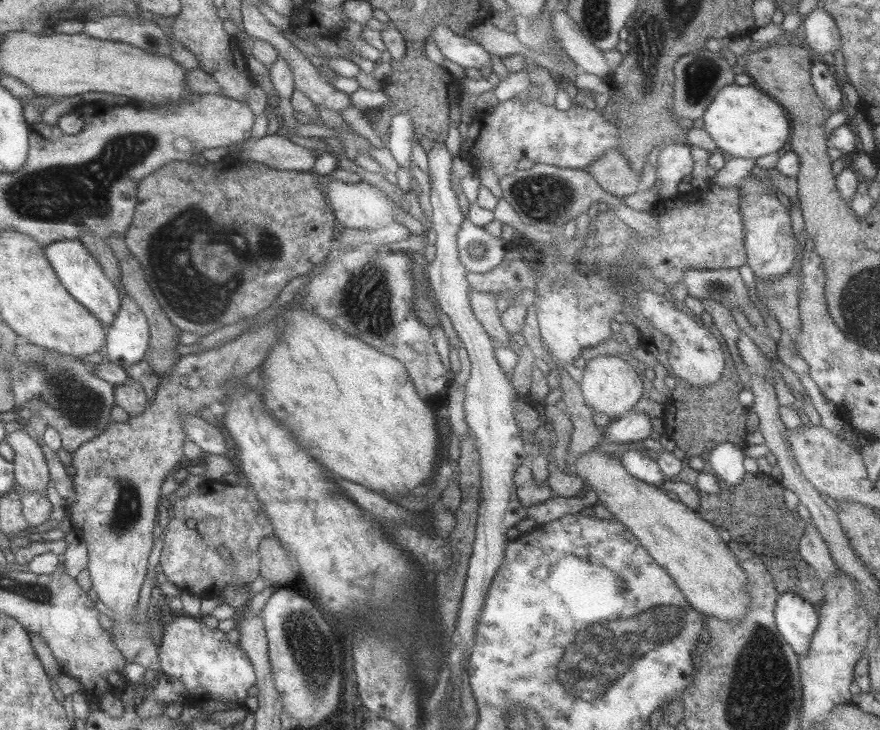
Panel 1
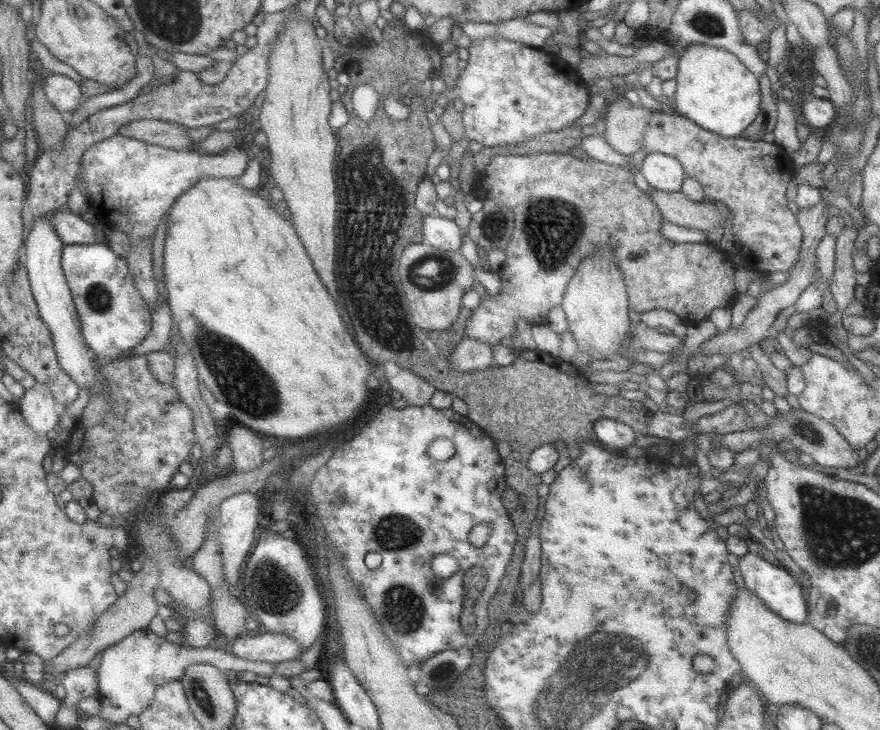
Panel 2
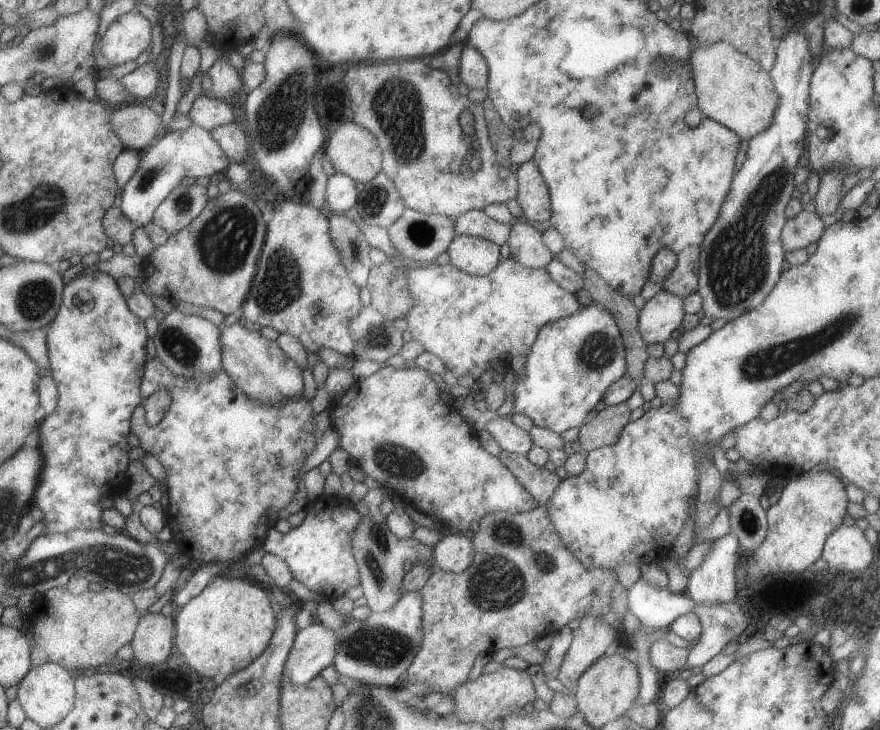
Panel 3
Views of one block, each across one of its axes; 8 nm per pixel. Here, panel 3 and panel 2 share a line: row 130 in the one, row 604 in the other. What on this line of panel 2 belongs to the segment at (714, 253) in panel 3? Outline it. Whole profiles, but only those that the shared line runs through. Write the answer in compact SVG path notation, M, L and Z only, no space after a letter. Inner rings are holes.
M749 552L738 557L738 568L744 580L744 588L750 590L771 612L793 624L806 622L807 605L803 599L801 585L787 568L770 563L764 555Z

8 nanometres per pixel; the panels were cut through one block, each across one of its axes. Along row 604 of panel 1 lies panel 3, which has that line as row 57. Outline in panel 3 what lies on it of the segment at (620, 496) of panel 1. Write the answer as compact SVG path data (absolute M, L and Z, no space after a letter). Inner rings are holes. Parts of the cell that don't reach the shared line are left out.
M723 41L713 43L708 47L701 47L692 42L689 60L697 95L697 108L701 116L722 124L725 128L732 130L740 140L746 141L763 132L770 125L778 98L768 71L763 70L757 62Z

